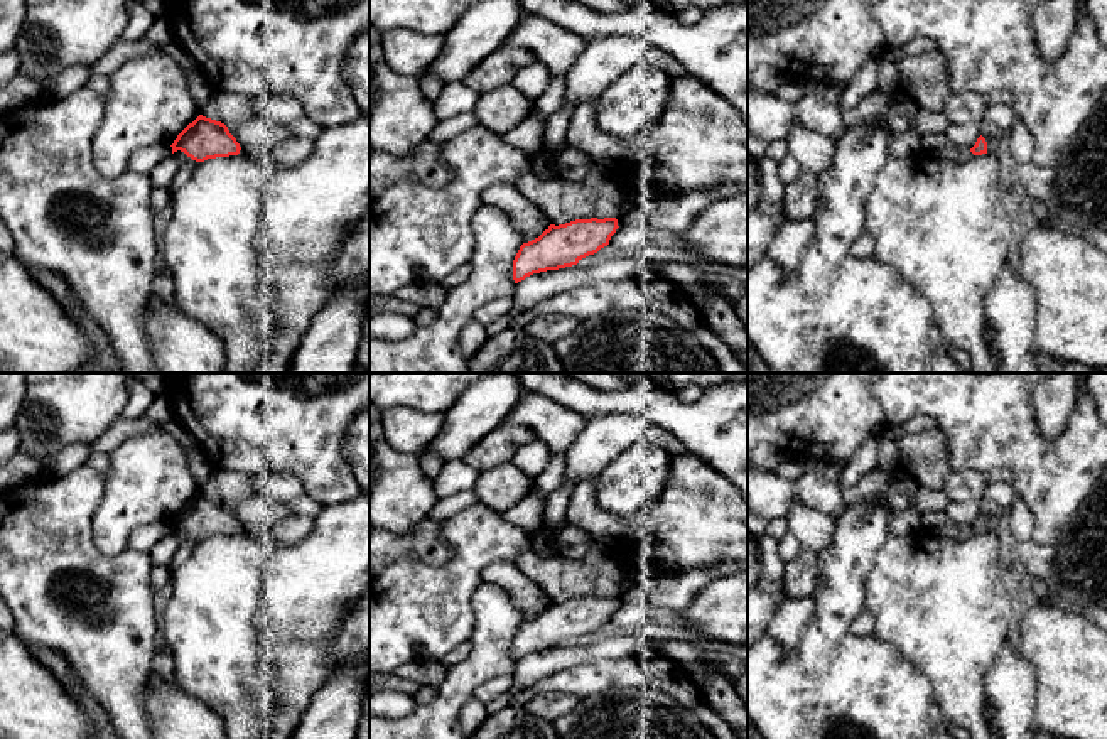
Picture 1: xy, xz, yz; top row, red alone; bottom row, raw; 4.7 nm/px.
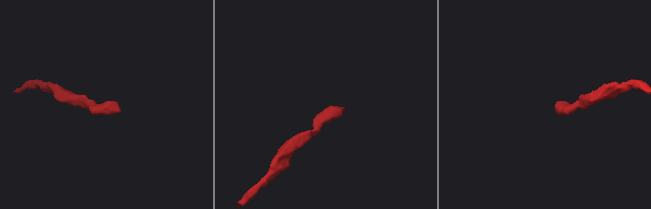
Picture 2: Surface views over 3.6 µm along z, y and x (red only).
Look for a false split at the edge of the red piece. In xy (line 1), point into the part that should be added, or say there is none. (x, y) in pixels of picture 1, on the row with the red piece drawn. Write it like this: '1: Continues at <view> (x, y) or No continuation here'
1: No continuation here

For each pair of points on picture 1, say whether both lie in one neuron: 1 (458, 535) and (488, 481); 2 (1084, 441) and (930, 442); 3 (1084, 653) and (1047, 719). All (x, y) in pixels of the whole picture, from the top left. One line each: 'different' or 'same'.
1: different
2: different
3: same

